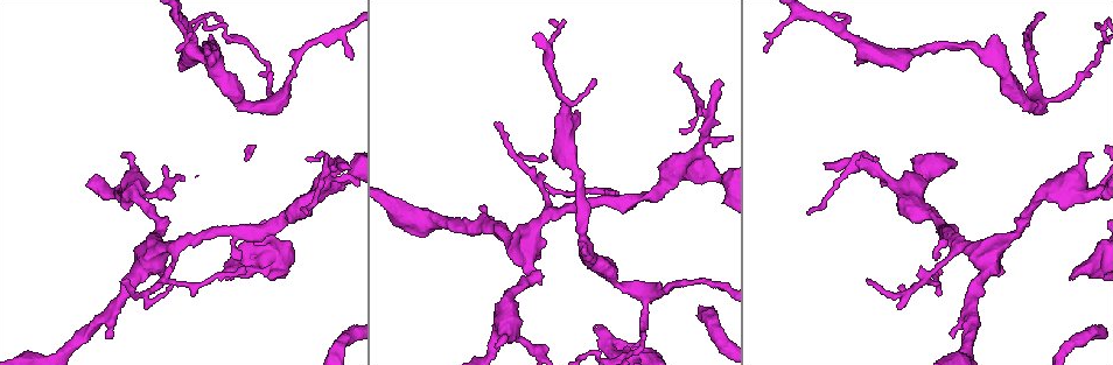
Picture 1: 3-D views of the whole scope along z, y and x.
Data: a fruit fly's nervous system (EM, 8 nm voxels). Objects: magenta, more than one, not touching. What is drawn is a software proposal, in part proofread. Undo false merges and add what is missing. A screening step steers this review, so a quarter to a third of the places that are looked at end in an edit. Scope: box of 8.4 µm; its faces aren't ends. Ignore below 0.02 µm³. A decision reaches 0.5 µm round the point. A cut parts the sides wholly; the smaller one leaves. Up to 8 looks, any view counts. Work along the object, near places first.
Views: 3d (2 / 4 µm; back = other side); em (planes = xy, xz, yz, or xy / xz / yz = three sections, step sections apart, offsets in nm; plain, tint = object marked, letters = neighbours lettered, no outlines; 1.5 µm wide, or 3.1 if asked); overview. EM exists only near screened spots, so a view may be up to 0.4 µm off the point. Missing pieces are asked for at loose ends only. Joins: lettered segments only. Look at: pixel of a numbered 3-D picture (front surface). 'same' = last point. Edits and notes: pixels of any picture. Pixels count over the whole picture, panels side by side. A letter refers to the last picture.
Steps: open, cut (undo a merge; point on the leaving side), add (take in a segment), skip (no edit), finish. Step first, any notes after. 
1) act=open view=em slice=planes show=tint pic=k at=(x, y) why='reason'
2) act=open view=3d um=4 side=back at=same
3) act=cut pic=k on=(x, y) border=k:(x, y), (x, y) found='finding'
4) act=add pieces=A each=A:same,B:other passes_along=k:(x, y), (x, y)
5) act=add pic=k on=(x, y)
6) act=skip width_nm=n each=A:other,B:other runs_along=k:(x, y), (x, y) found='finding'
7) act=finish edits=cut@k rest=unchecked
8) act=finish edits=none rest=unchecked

act=open view=3d um=4 pic=1 at=(1073, 277) why='branch stops here'

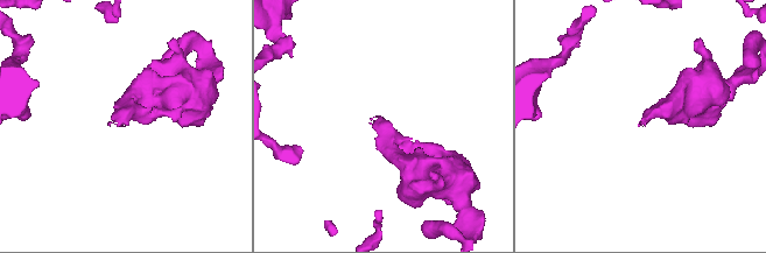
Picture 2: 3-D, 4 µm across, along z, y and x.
act=open view=em slice=planes show=letters pic=2 at=(371, 120) why='need the tissue'

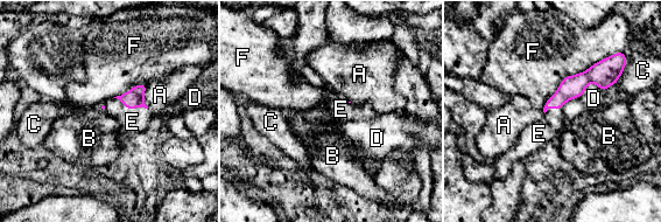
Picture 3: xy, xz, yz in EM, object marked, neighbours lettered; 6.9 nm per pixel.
act=add pieces=E each=A:other,B:other,C:other,D:other,E:same,F:other passes_along=3:(134, 97), (131, 108), (132, 122) found='the cell continues'

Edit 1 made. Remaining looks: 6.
act=open view=em slice=yz step=4 show=tint pic=1 at=(162, 232) why='thick turns thin'

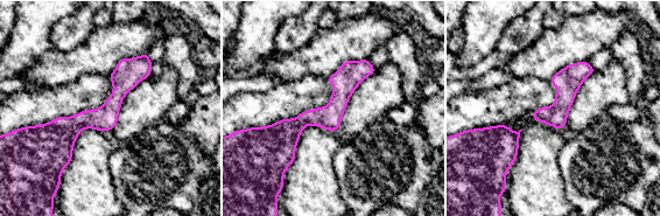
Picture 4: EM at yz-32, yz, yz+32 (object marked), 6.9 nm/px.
act=open view=em slice=planes show=letters at=same why='another direction'

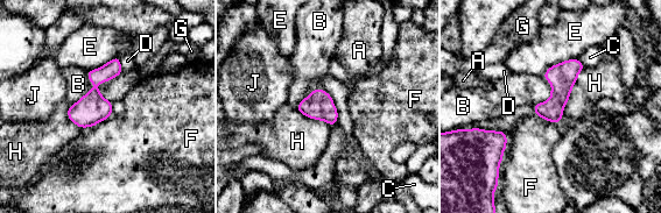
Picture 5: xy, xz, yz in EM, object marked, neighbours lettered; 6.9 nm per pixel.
act=skip each=A:other,B:other,C:other,D:other,E:other,F:other,G:other,H:other,J:other border=5:(121, 71), (96, 84), (70, 106) found='continuous, no second cell'

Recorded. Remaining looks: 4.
act=open view=3d um=2 pic=1 at=(576, 177) why='calibre changes'

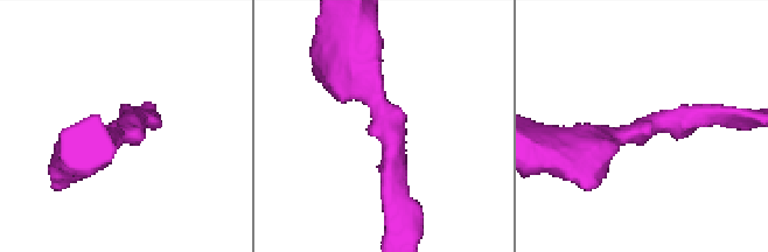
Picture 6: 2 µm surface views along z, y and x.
act=open view=em slice=planes show=letters pic=6 at=(391, 127) why='shape alone is not enough'

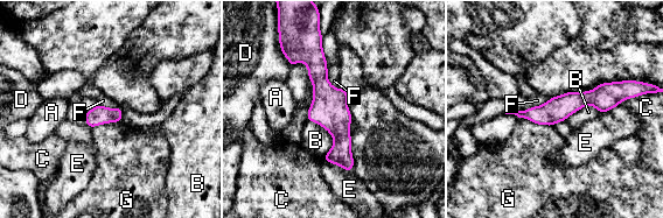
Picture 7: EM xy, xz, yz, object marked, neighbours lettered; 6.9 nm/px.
act=skip longest_contact=F:340nm each=A:other,B:other,C:other,D:other,E:other,F:other,G:other border=7:(307, 119), (333, 139), (323, 156) found='all the same cell'

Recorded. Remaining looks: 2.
act=finish edits=add@3 rest=unchecked

